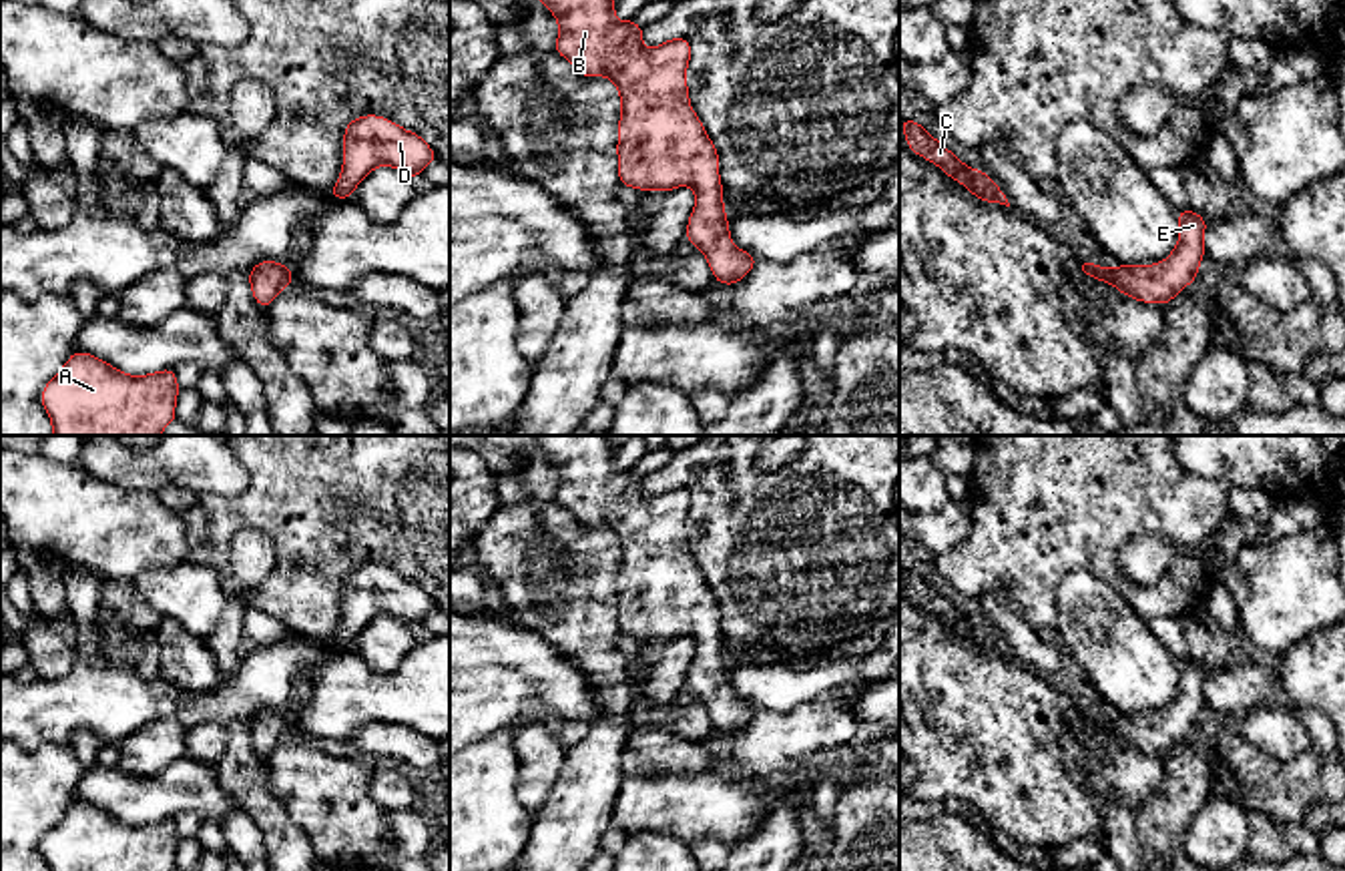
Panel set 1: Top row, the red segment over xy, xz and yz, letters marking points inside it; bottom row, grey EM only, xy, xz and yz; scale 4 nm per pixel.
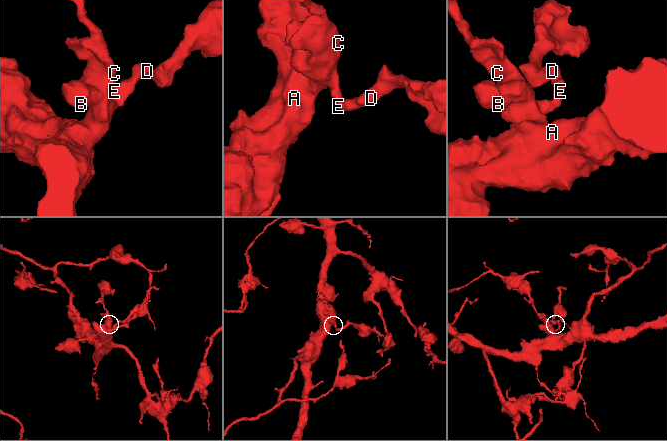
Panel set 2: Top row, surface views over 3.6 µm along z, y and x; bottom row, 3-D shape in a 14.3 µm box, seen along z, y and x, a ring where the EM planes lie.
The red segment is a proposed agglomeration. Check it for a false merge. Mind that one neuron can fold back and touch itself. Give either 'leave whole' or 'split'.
leave whole

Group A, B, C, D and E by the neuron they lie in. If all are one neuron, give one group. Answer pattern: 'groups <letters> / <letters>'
groups A B C D E

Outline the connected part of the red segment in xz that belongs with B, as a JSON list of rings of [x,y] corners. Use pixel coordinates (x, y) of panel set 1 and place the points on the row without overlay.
[[[534,436],[558,472],[554,500],[582,526],[608,526],[620,542],[618,630],[638,640],[691,636],[697,644],[687,690],[707,704],[723,735],[735,735],[757,706],[731,692],[719,602],[689,552],[691,492],[642,496],[636,470],[614,468],[606,436]]]

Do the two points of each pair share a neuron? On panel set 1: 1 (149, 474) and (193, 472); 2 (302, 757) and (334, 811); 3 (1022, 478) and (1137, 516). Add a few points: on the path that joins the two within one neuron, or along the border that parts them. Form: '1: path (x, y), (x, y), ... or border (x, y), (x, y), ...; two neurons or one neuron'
1: path (159, 472), (183, 472); one neuron
2: path (302, 771), (324, 797); one neuron
3: path (1050, 478), (1089, 478), (1101, 490), (1109, 490); one neuron

